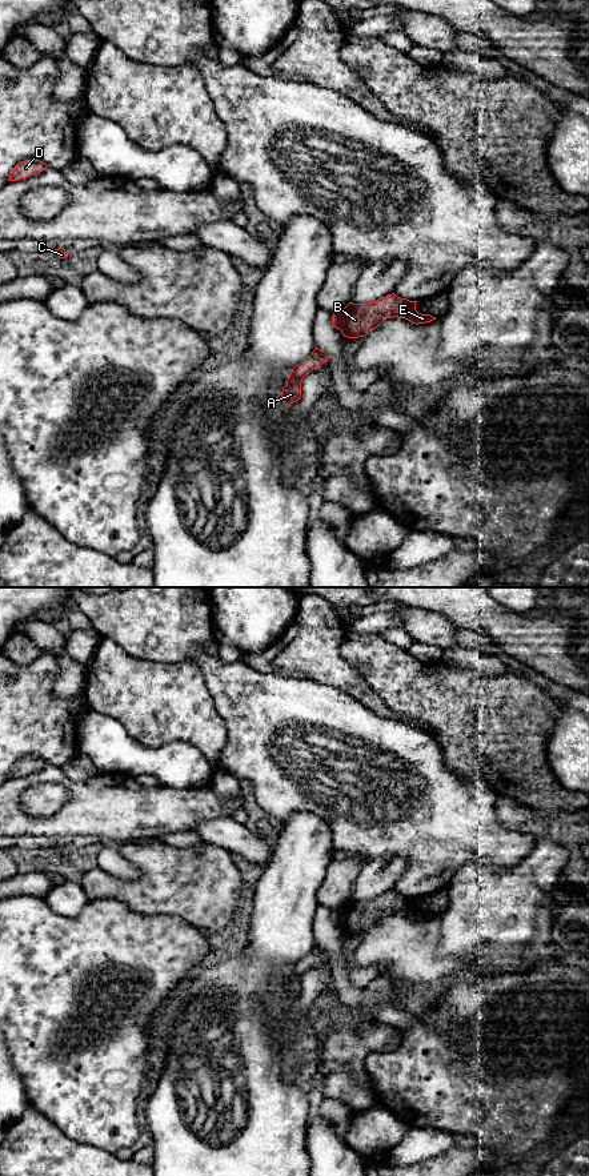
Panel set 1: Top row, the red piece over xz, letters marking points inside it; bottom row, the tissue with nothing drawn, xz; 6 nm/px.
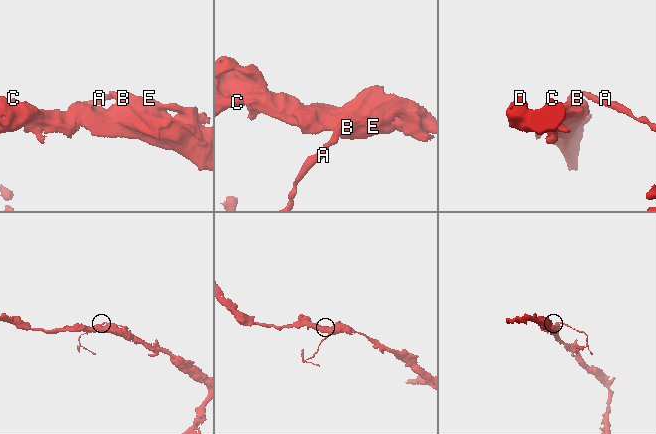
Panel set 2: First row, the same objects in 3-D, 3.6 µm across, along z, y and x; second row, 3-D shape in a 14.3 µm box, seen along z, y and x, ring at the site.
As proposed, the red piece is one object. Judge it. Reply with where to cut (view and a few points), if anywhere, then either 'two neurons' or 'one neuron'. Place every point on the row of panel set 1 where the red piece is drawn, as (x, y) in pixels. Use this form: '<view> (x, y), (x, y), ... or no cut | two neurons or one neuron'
xz (343, 310), (343, 326), (340, 329) | two neurons

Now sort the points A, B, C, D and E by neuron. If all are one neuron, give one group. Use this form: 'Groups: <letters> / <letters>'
Groups: A / B C D E

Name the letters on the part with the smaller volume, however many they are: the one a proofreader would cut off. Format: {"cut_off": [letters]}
{"cut_off": ["A"]}

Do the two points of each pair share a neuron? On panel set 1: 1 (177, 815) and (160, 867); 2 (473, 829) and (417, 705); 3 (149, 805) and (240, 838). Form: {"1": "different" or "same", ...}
{"1": "different", "2": "different", "3": "different"}

